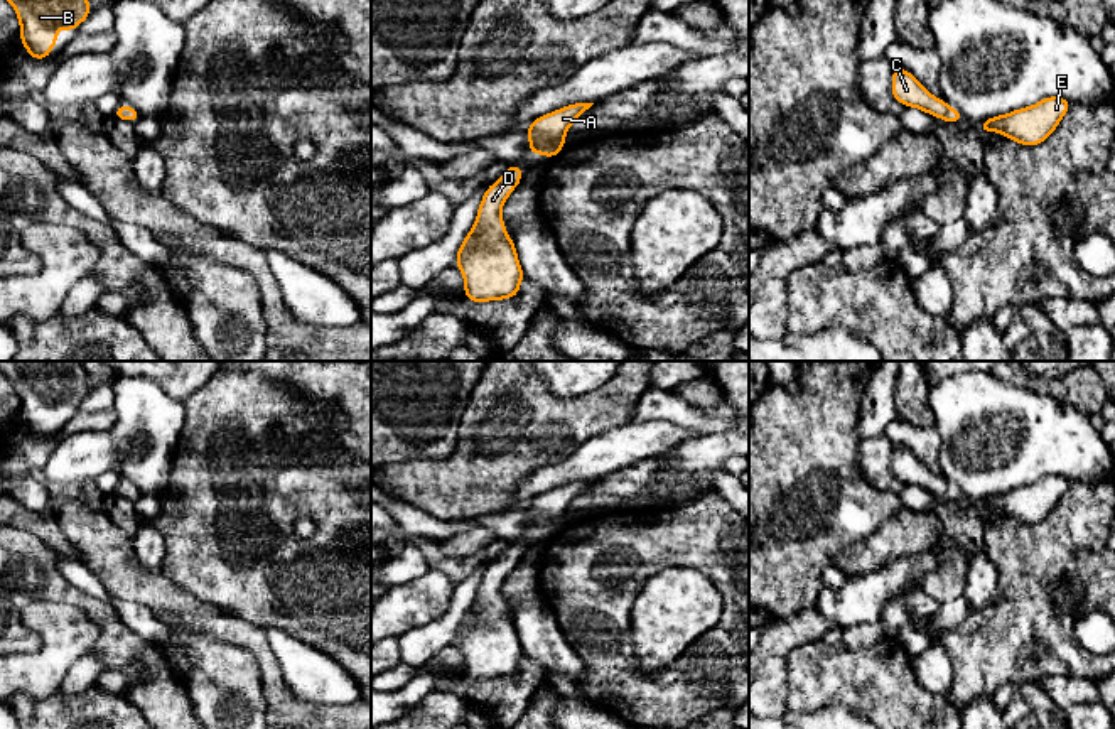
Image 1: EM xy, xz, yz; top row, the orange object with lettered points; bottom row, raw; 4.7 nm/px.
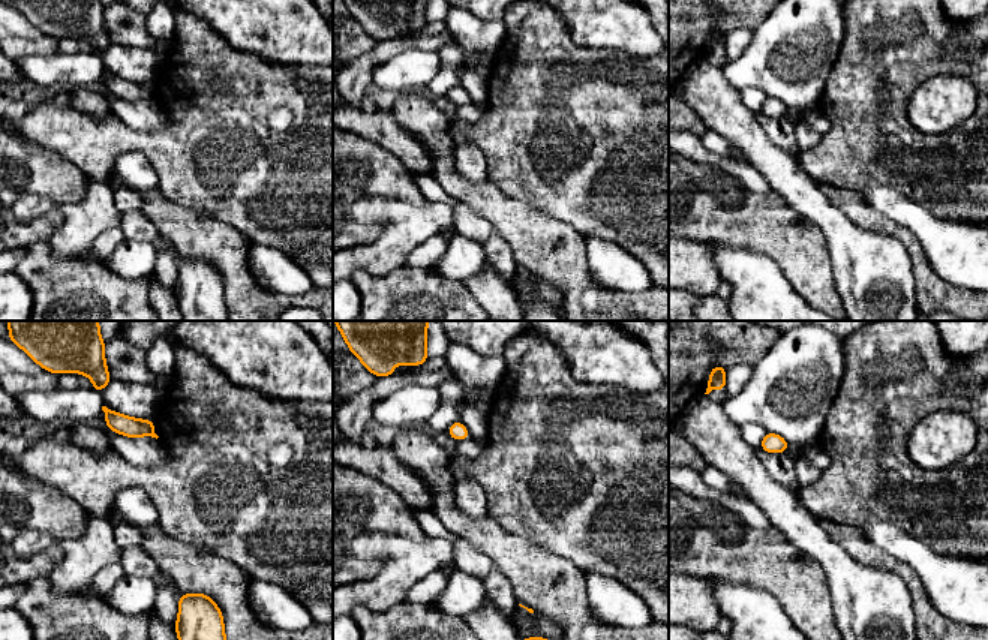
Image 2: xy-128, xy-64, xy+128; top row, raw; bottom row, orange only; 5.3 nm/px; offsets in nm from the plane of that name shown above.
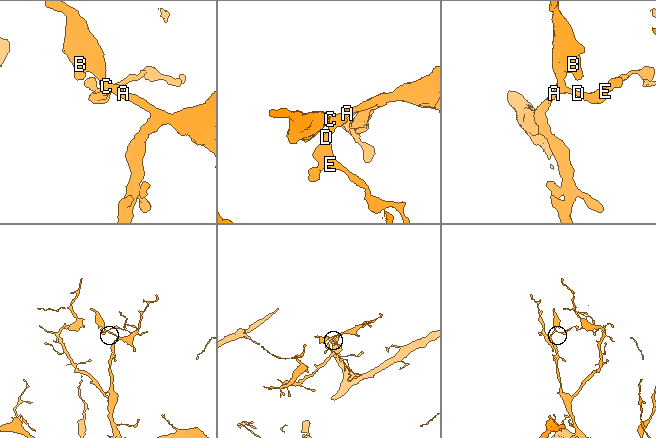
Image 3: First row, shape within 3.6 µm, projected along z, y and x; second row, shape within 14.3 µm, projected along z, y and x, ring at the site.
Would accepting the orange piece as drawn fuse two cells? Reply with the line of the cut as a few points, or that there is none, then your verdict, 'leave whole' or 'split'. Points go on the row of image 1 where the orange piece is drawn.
no cut; leave whole

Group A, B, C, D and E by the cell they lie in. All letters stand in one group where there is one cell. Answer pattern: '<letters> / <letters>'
A B C D E

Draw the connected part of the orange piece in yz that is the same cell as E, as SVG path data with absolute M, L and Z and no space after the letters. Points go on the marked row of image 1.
M1049 96L1029 108L1021 108L1002 116L994 116L978 127L980 132L1000 132L1010 140L1032 147L1044 142L1066 115L1071 103Z

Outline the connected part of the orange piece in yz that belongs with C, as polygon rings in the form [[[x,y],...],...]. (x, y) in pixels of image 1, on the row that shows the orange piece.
[[[894,68],[892,71],[892,94],[894,101],[902,103],[904,106],[919,108],[945,122],[958,123],[963,120],[958,110],[953,110],[948,103],[929,94],[924,86],[902,68]]]

